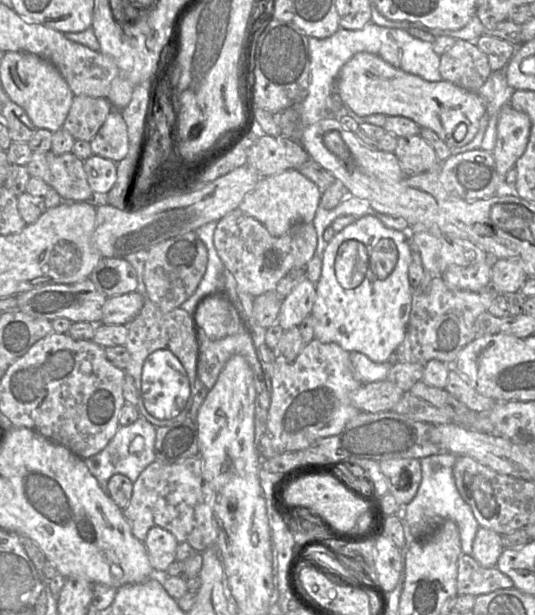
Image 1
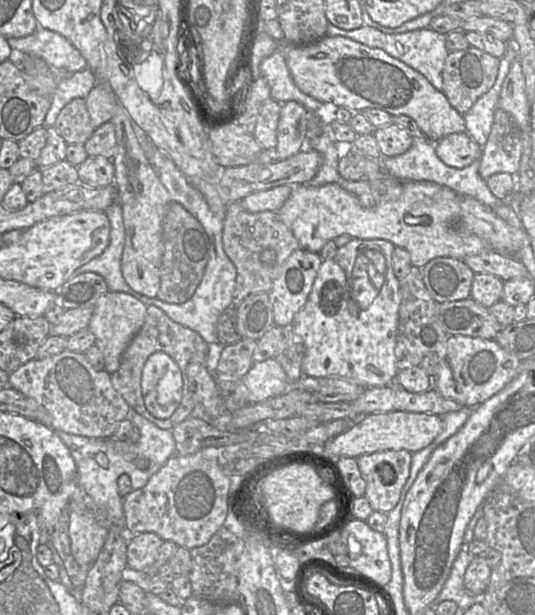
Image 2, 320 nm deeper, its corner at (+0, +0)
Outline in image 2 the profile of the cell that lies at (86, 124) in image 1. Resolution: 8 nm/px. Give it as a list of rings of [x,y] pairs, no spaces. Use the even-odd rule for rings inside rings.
[[[74,98],[66,104],[59,112],[54,127],[67,145],[84,145],[95,130],[85,99]]]

